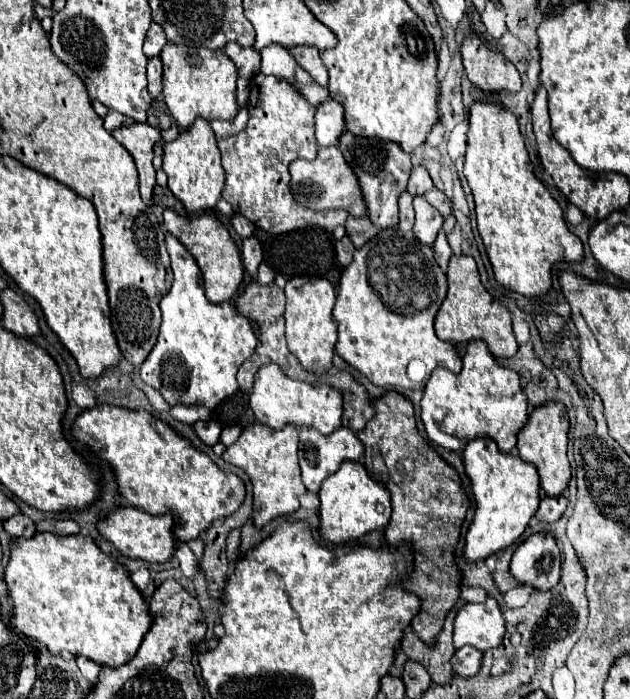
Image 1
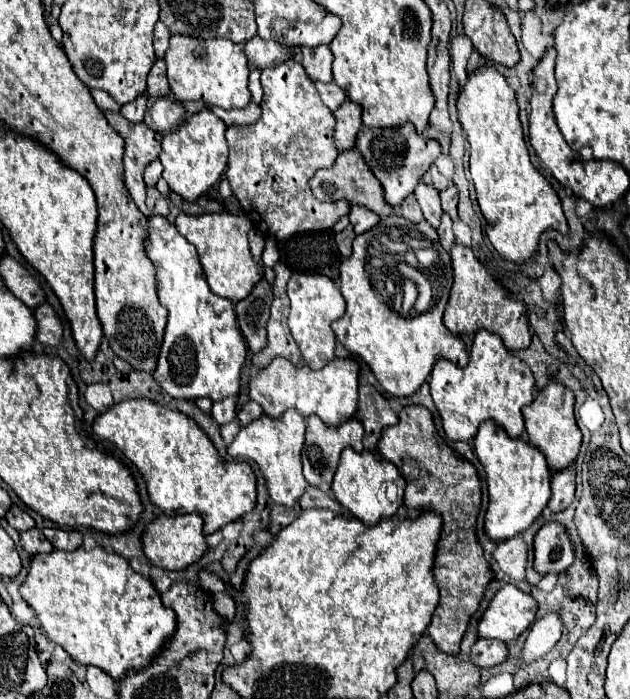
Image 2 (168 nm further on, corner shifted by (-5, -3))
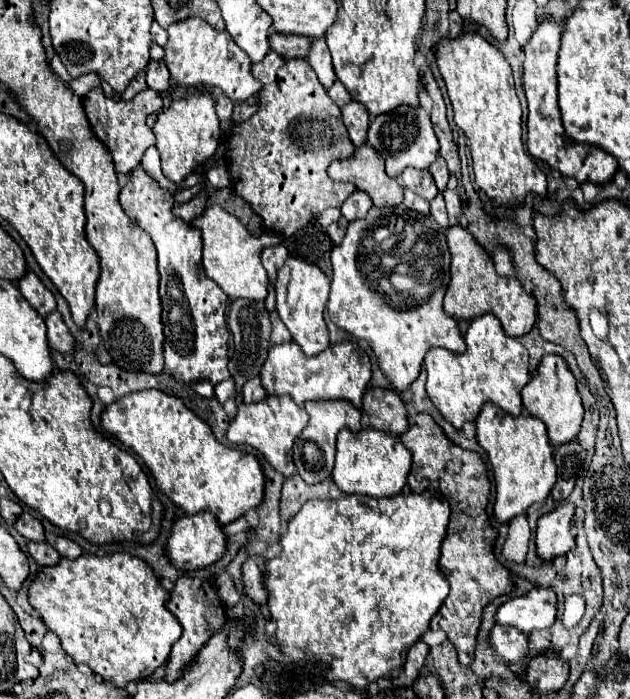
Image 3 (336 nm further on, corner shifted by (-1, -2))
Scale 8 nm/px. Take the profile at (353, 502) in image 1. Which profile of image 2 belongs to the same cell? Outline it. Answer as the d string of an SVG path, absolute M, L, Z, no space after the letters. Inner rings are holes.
M345 448L339 460L339 468L333 478L333 494L337 502L355 518L365 522L367 526L377 524L383 516L393 516L403 504L405 478L389 460L383 460L375 454L375 450L355 452L353 448Z

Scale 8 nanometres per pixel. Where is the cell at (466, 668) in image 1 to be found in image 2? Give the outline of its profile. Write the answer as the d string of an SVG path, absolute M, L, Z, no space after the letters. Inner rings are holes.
M479 638L471 650L471 662L475 662L481 668L493 668L497 664L507 662L509 650L507 644L501 640L491 638Z

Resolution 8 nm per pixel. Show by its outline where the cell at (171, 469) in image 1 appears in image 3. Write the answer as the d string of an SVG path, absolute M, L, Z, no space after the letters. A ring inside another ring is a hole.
M145 389L137 393L129 393L101 413L101 427L117 441L121 441L125 447L133 449L151 475L155 477L157 489L169 497L169 501L183 509L185 515L195 515L199 511L209 511L215 515L219 525L233 523L239 519L245 511L255 509L263 499L263 473L259 467L259 461L251 453L243 453L239 449L231 449L221 445L215 435L211 433L209 425L203 423L193 411L189 411L181 399L165 395L163 391Z

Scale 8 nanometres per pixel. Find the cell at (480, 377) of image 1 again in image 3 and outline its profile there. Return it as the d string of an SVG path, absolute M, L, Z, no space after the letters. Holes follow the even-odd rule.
M493 315L475 317L465 335L467 349L455 355L447 349L431 349L425 355L427 395L439 413L457 429L473 421L483 403L495 403L505 413L517 417L521 413L521 389L529 383L529 353L517 341L503 333L501 323Z

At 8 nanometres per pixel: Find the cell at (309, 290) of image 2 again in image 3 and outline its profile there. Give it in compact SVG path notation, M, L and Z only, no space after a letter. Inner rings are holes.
M287 257L285 265L277 273L277 283L275 283L277 313L279 313L281 321L287 325L287 329L291 331L293 341L303 349L303 353L307 357L315 357L331 345L329 331L327 331L327 325L323 319L329 289L331 289L331 281L325 277L325 273L319 267L315 267L303 259Z

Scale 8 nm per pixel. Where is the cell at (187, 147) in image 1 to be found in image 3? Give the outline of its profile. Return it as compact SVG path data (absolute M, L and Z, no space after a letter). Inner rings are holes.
M193 93L185 99L173 101L167 109L159 113L153 133L157 137L157 149L161 155L163 175L175 185L179 185L181 181L185 181L187 175L195 173L197 167L205 165L217 151L221 127L215 115L213 99L205 93Z

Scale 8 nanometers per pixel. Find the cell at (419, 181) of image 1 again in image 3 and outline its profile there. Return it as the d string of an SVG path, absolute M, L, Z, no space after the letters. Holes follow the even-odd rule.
M439 157L431 167L429 167L435 183L437 183L437 189L443 191L447 187L447 181L449 181L449 171L447 171L447 165L443 161L443 157Z

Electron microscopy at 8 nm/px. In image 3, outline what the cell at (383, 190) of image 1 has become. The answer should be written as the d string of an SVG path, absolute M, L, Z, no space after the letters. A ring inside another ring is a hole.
M401 105L391 113L375 117L369 123L367 143L385 159L387 175L391 175L393 179L397 179L407 167L427 169L439 157L439 141L435 137L429 115L423 111L423 107Z

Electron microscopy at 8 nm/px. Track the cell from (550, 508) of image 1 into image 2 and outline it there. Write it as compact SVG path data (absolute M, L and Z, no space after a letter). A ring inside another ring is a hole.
M573 466L553 472L551 490L553 490L553 496L547 506L553 512L561 512L561 510L569 508L569 504L575 498L575 470L573 470Z

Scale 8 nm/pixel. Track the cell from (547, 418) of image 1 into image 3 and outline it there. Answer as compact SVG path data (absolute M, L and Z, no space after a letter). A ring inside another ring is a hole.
M545 355L539 363L537 375L521 391L525 411L531 417L545 421L549 441L555 447L565 445L567 441L573 441L579 433L579 425L581 425L581 419L583 419L583 405L581 405L581 397L579 397L575 385L577 385L575 377L567 369L567 363L557 355Z

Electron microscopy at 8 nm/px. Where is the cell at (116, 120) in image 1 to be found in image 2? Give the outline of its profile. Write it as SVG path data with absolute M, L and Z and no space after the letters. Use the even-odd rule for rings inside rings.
M143 94L141 98L137 98L137 100L129 102L129 104L123 104L121 114L125 114L133 122L141 122L143 114L145 114L145 108L147 108L145 104L147 104L147 94Z

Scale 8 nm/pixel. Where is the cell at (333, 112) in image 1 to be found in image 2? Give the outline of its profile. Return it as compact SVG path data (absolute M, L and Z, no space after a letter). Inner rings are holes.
M345 100L345 104L335 110L335 120L337 120L335 142L337 142L339 150L353 150L355 140L357 140L357 132L363 124L361 106L353 100Z

